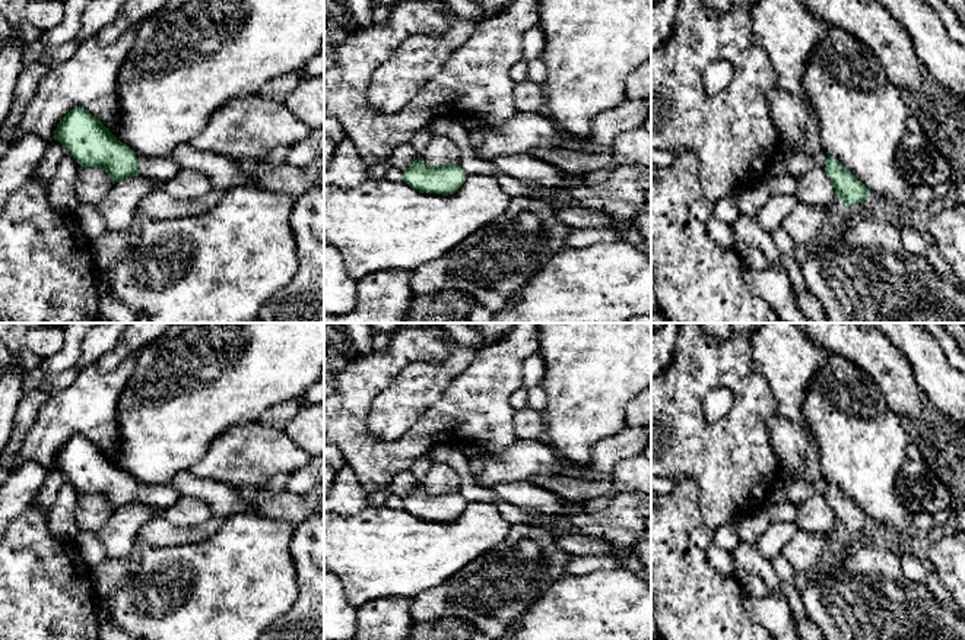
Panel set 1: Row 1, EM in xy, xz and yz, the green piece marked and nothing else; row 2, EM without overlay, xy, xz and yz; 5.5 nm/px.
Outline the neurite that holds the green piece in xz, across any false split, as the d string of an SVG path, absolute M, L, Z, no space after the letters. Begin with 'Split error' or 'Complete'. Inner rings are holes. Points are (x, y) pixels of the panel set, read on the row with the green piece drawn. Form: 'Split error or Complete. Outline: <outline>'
Complete. Outline: M420 156L412 161L403 171L403 181L422 193L437 193L448 196L455 193L466 181L467 175L458 164L429 167Z

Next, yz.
Split error. Outline: M828 155L825 174L842 205L850 207L839 216L842 231L831 244L822 243L816 253L807 253L800 264L807 291L822 304L828 323L965 323L965 291L958 291L942 278L927 260L905 250L901 232L891 222L863 203L869 199L867 187L838 159Z

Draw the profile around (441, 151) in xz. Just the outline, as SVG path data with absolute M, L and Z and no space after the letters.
M434 136L419 156L426 165L437 168L458 164L461 152L450 137Z

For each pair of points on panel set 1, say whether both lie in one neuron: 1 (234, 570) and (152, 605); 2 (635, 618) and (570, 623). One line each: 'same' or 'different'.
1: same
2: same

